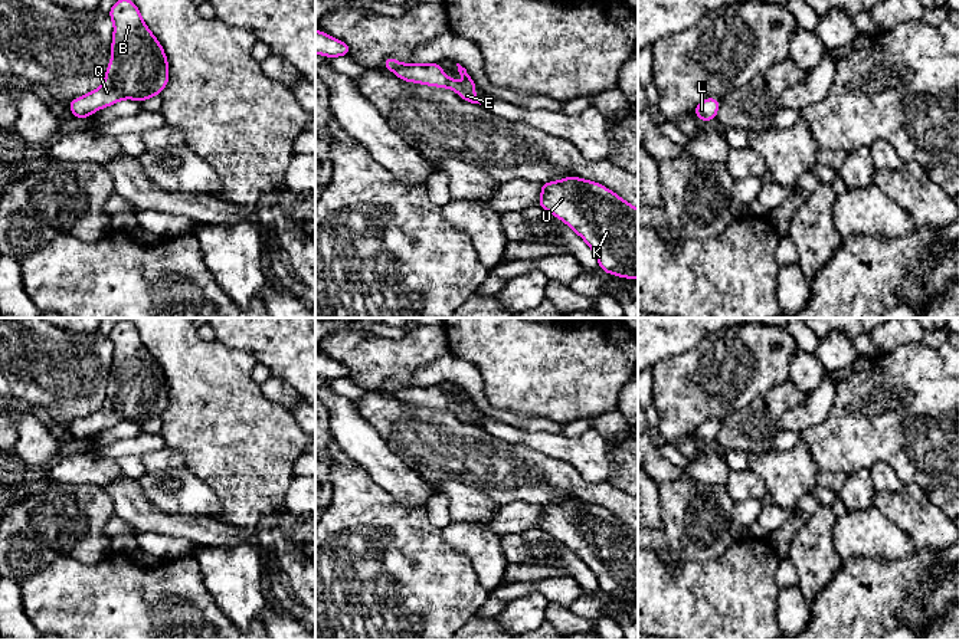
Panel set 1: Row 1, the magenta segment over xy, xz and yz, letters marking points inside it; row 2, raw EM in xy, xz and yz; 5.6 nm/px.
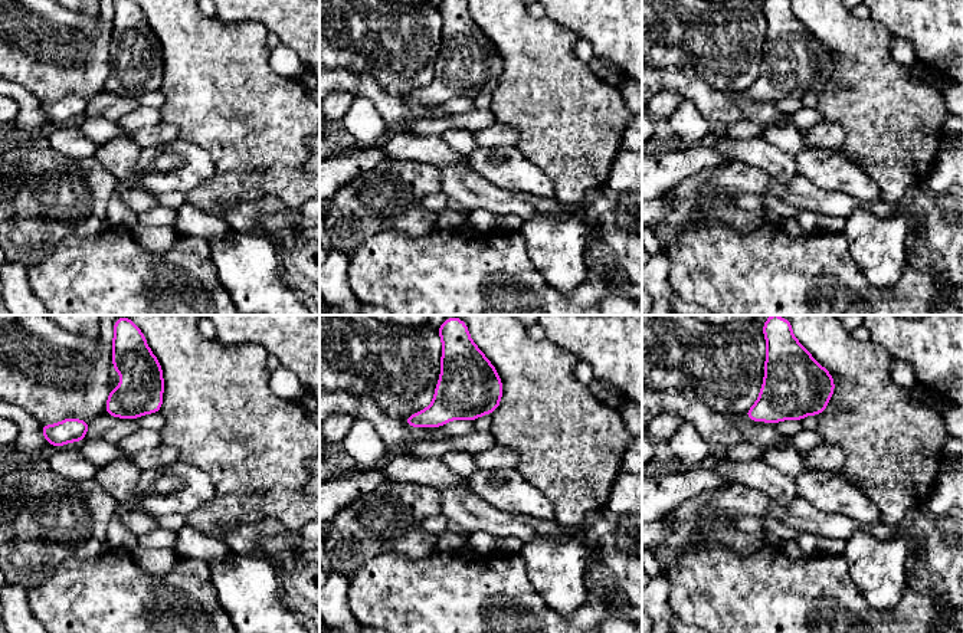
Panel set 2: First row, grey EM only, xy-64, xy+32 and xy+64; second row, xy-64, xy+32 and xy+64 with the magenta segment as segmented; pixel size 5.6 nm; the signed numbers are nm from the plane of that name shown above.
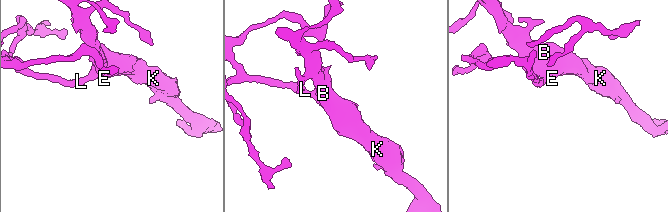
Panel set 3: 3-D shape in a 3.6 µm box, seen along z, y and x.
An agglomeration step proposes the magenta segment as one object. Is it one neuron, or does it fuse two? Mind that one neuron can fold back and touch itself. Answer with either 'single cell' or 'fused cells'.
single cell

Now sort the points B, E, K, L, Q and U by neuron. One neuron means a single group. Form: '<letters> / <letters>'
B E K L Q U

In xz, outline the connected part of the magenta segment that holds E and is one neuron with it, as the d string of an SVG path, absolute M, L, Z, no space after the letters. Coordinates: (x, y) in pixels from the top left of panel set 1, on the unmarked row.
M386 380L383 383L383 388L406 404L448 410L455 413L464 423L468 423L471 426L480 426L477 417L474 416L474 411L478 408L475 407L467 391L462 390L459 385L456 385L456 388L459 397L467 403L465 408L458 406L455 401L446 398L438 384L429 387L410 387L400 385L395 380Z

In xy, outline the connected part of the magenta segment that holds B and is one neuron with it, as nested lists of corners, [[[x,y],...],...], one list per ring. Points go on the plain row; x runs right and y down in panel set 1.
[[[120,321],[108,338],[114,344],[112,381],[107,390],[105,403],[98,411],[69,423],[69,431],[75,440],[85,442],[121,421],[144,424],[160,417],[168,404],[166,374],[132,322]]]

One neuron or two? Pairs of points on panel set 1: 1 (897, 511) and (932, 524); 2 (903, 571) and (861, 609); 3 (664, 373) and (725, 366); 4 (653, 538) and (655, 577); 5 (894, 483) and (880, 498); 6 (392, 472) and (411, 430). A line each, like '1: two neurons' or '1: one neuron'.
1: one neuron
2: one neuron
3: one neuron
4: two neurons
5: two neurons
6: two neurons

